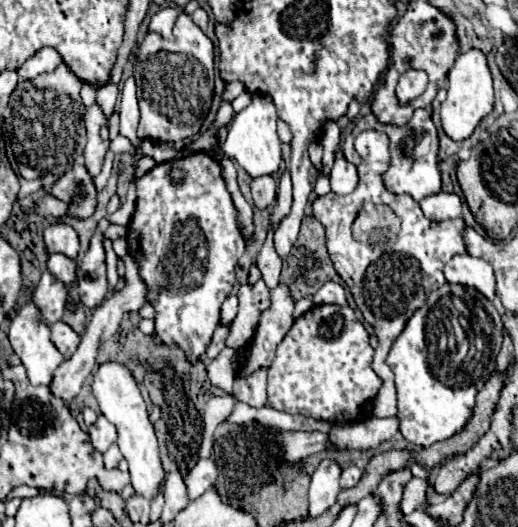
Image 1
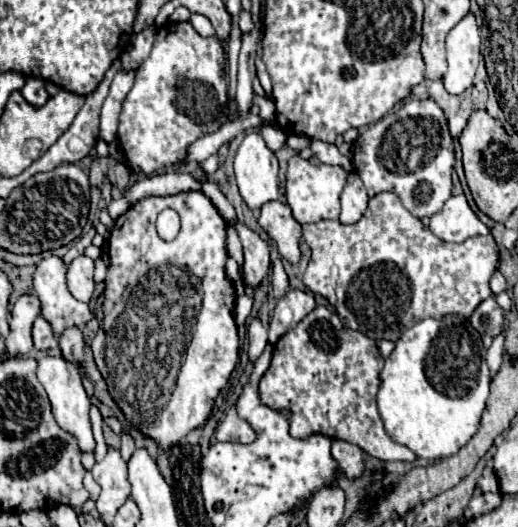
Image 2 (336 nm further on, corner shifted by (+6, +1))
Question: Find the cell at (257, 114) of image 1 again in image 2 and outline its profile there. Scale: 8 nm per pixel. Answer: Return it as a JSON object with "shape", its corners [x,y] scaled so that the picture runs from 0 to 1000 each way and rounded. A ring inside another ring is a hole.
{"shape":[[[498,245],[479,249],[467,264],[452,298],[452,328],[463,370],[483,397],[494,400],[514,381],[541,378],[537,302]]]}

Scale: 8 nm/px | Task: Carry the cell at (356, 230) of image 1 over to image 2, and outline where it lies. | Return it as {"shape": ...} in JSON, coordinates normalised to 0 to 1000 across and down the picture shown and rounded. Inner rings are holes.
{"shape":[[[741,362],[741,366],[726,366],[722,374],[714,374],[710,381],[710,397],[703,404],[703,412],[691,419],[691,423],[680,423],[680,427],[660,427],[656,419],[614,419],[614,423],[587,423],[583,427],[583,450],[591,454],[591,461],[598,465],[602,472],[602,491],[595,499],[595,510],[591,510],[591,522],[587,522],[587,537],[591,545],[602,552],[602,556],[618,556],[625,560],[649,586],[653,602],[660,602],[660,613],[683,628],[695,628],[695,632],[707,632],[714,643],[726,643],[726,647],[737,647],[737,643],[753,643],[753,647],[764,647],[788,620],[795,620],[799,613],[822,605],[822,602],[853,602],[853,594],[892,594],[896,602],[907,602],[907,594],[915,590],[915,583],[934,571],[938,564],[950,560],[946,552],[946,526],[950,518],[961,510],[965,503],[965,476],[961,476],[961,465],[954,461],[950,446],[919,446],[919,450],[907,450],[900,454],[896,461],[861,461],[853,454],[846,454],[826,427],[819,427],[807,412],[799,412],[768,378],[764,366],[753,366],[753,362]]]}

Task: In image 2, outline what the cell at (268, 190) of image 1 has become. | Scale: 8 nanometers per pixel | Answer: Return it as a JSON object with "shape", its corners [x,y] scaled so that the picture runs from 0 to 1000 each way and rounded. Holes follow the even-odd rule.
{"shape":[[[517,381],[498,400],[498,423],[537,465],[541,484],[560,499],[575,499],[575,454],[583,446],[583,435],[568,416],[560,393],[544,381]]]}

